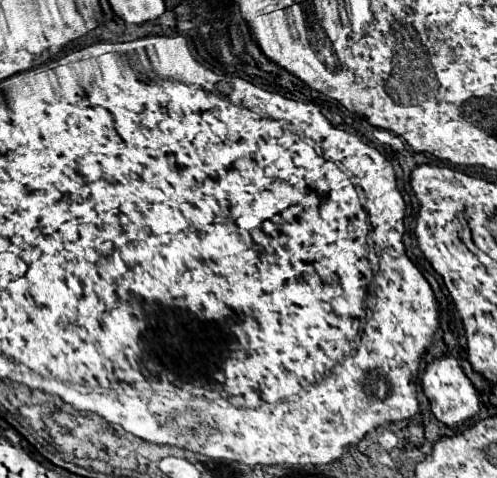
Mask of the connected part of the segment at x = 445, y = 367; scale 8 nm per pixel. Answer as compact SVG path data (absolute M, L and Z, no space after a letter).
M443 356L437 358L435 362L431 362L421 378L423 382L423 392L431 402L431 412L437 418L437 422L441 422L447 428L457 428L463 422L467 422L469 418L479 414L479 398L477 392L473 388L473 384L469 382L469 378L465 376L465 372L461 370L459 362L451 356Z

